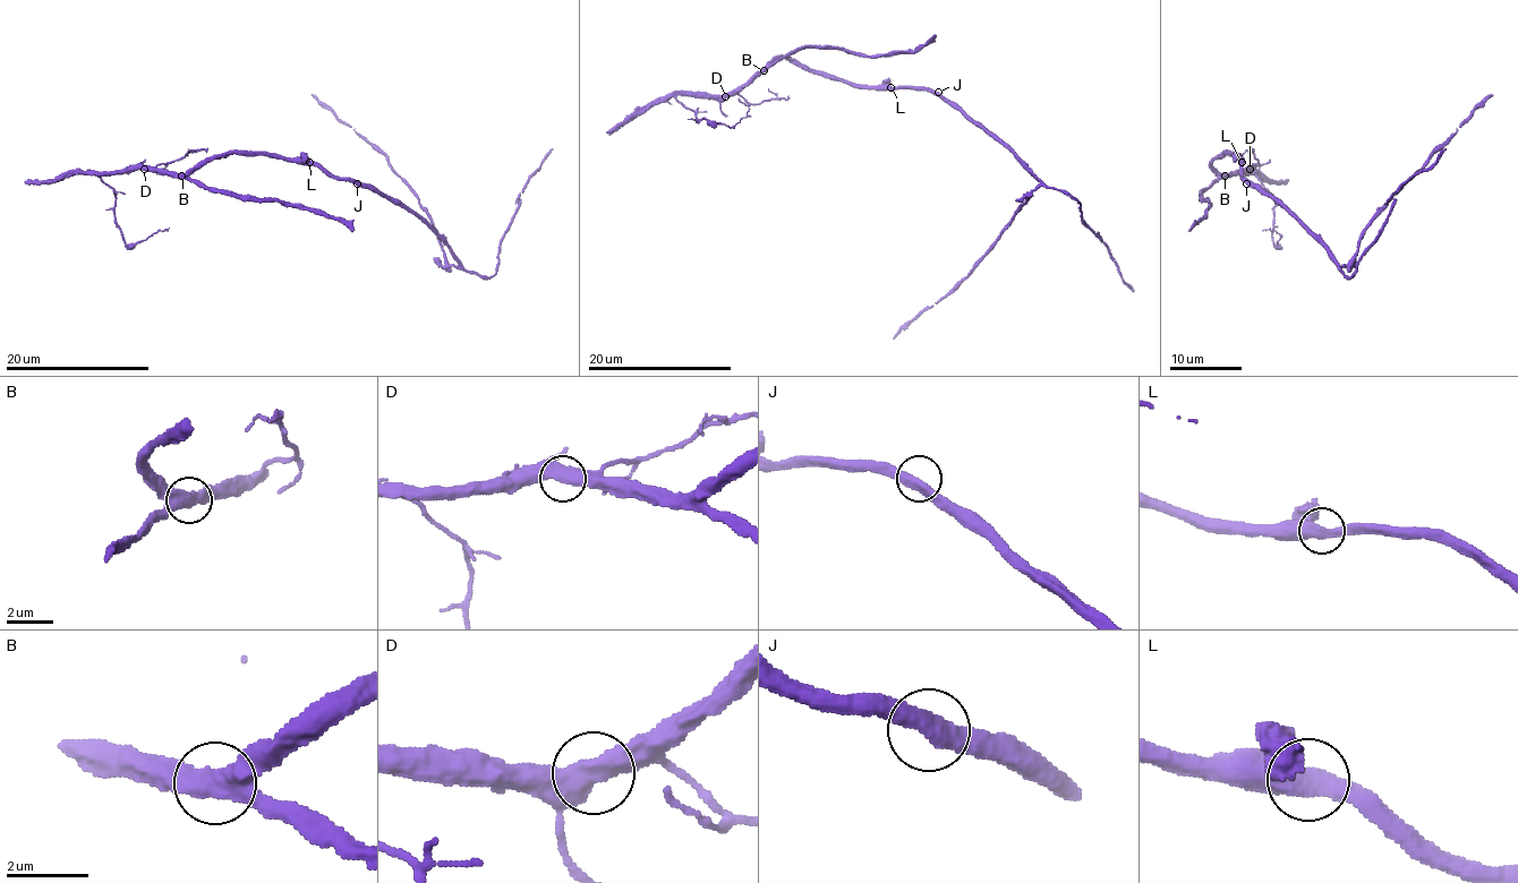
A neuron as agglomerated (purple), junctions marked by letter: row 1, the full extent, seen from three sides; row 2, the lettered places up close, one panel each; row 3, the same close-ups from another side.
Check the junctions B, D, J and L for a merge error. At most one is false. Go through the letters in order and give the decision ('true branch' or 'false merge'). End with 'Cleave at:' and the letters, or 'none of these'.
B: true branch
D: true branch
J: true branch
L: true branch
Cleave at: none of these

